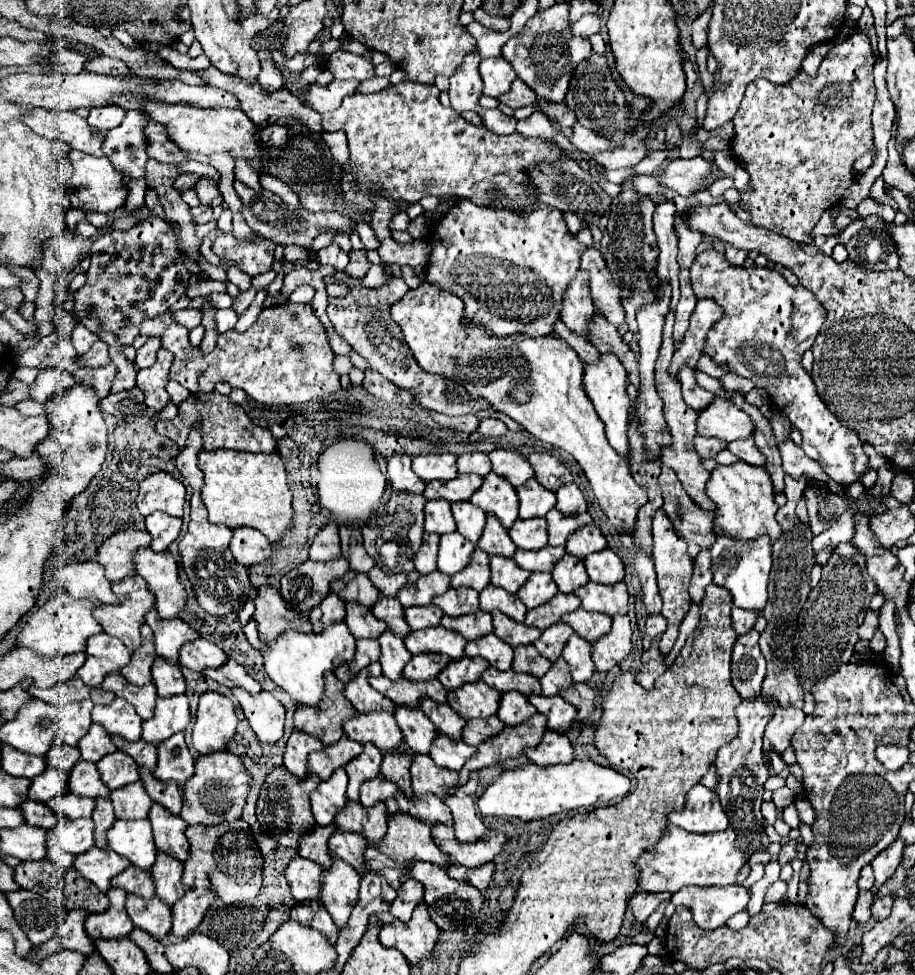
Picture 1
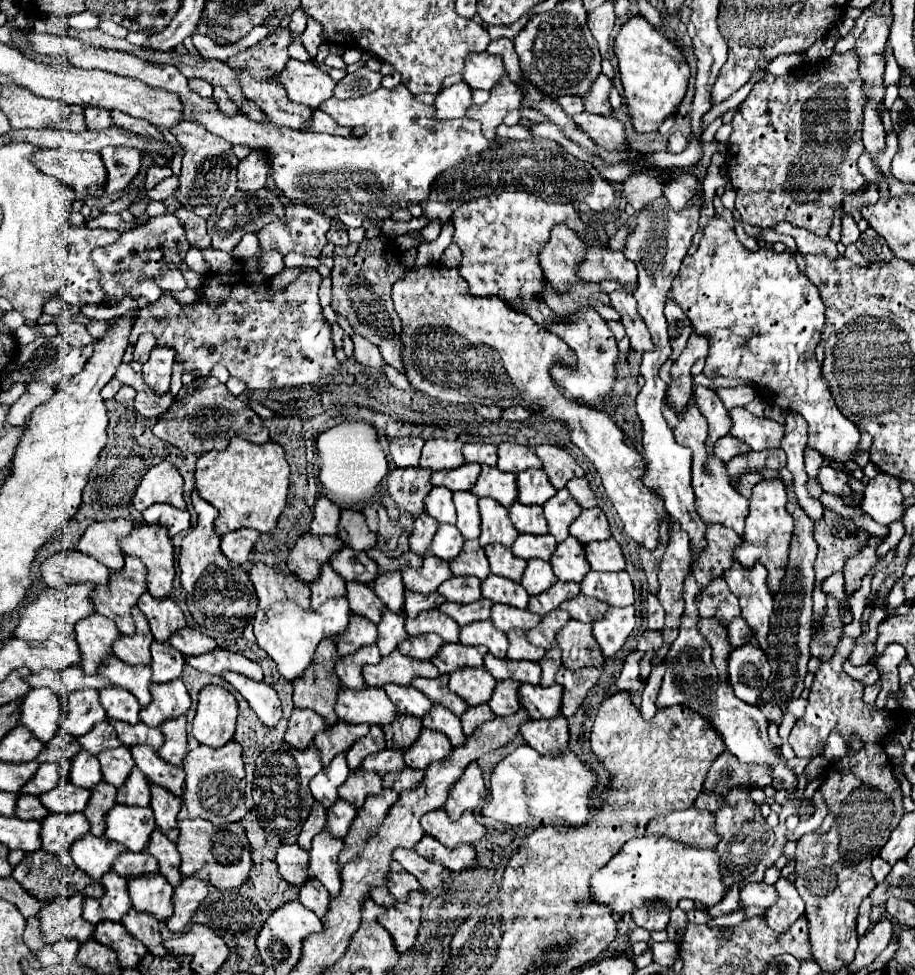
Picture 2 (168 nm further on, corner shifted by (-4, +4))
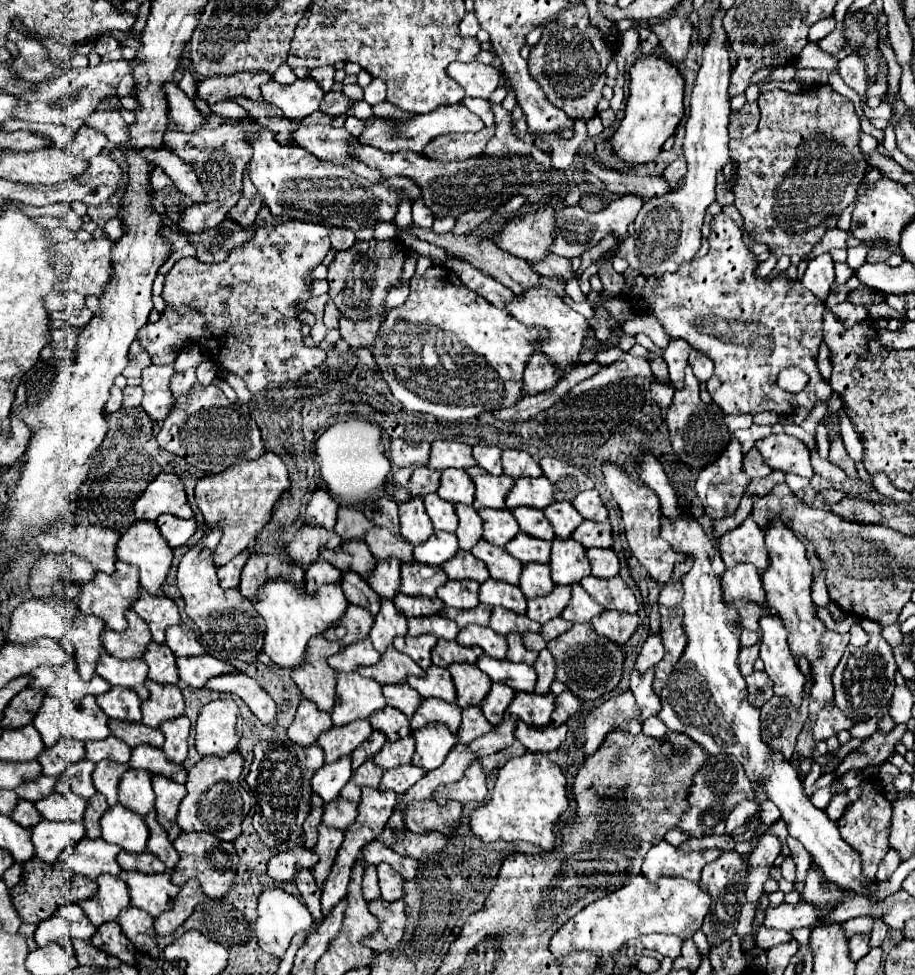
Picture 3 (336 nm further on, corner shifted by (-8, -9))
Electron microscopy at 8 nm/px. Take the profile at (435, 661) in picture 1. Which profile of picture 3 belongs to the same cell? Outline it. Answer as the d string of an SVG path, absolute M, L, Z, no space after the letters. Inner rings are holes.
M403 635L401 639L393 639L395 649L409 655L421 669L427 669L431 665L431 649L435 647L435 643L437 643L435 635L419 635L419 637Z

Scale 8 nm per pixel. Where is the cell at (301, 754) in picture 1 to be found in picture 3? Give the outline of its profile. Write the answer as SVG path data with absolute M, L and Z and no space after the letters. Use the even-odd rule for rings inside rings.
M301 699L297 715L293 719L293 723L287 729L287 737L293 743L299 743L303 747L311 745L317 741L317 737L323 731L329 731L333 727L331 715L325 711L319 711L317 707L313 707L313 703L309 699Z

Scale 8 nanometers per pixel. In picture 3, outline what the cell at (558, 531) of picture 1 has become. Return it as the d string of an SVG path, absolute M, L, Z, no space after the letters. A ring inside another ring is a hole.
M555 501L549 507L545 507L545 517L551 521L555 535L559 539L569 539L571 533L579 527L579 523L585 521L585 519L581 519L579 511L567 501L563 501L563 503Z

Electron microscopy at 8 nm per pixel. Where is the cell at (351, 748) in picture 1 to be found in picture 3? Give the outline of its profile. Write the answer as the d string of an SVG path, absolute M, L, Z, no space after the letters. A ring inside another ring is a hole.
M355 719L345 727L333 725L317 739L317 743L325 749L325 763L333 763L343 755L351 755L371 735L371 731L373 727L369 719Z

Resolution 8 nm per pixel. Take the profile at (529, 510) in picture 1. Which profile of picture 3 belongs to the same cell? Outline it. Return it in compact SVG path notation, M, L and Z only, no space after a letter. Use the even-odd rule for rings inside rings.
M545 477L537 479L517 479L513 491L509 491L505 499L507 509L515 509L521 505L545 509L553 503L553 485Z

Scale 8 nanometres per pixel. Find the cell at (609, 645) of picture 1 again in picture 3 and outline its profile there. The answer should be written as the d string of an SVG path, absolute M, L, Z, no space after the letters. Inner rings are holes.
M603 611L591 623L599 635L623 645L629 641L629 637L637 629L637 615L619 613L619 611Z

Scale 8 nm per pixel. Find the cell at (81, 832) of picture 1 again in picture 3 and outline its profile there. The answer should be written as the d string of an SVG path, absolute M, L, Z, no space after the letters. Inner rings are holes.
M41 819L29 831L31 841L35 845L35 855L45 863L55 863L63 849L79 843L85 837L83 823L61 823Z

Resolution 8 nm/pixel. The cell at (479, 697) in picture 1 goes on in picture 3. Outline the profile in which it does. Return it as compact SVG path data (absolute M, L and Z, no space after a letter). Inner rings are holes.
M453 663L453 667L447 667L447 669L455 683L455 691L457 691L455 703L459 707L479 705L487 697L491 683L489 679L485 679L485 675L481 675L481 669L477 665Z

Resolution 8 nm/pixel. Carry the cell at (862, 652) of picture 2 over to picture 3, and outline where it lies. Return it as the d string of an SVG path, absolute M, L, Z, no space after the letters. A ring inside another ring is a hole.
M859 619L861 627L869 633L869 643L861 649L847 649L841 657L839 665L833 671L833 687L835 687L835 707L839 707L849 719L869 721L891 701L895 689L895 659L889 643L881 637L881 625L869 619Z

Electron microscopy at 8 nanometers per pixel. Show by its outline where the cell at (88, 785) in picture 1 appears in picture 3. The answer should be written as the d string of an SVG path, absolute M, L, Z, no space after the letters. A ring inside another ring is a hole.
M83 759L83 761L71 763L71 765L67 767L67 771L63 773L65 781L69 783L69 787L71 787L77 795L81 795L83 799L89 799L89 797L93 797L93 795L97 793L95 785L93 785L93 779L91 779L93 769L95 769L95 763Z

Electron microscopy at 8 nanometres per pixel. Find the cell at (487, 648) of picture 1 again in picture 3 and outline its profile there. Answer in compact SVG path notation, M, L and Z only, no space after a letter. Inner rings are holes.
M477 625L463 627L463 629L459 629L457 643L459 645L477 645L489 657L495 657L495 659L505 659L505 655L507 655L507 641L505 641L505 637L497 635L489 627L477 627Z

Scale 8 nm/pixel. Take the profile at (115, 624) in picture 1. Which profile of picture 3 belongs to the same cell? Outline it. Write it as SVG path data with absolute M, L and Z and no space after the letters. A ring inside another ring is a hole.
M117 561L115 573L105 575L105 573L95 573L95 579L89 583L81 583L81 595L77 599L71 599L83 613L97 615L105 621L105 625L113 631L125 631L127 621L125 621L125 611L131 609L133 601L139 595L139 571L137 567Z

